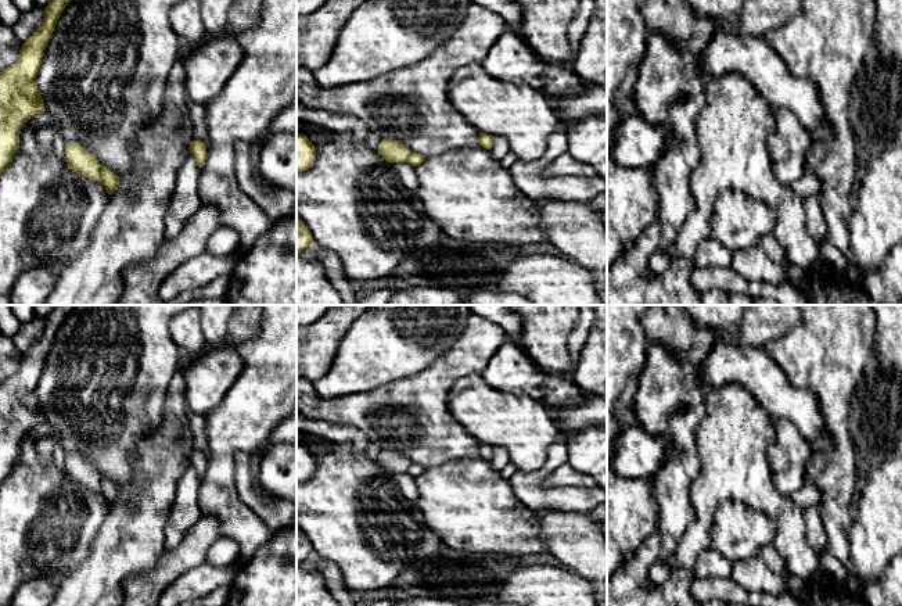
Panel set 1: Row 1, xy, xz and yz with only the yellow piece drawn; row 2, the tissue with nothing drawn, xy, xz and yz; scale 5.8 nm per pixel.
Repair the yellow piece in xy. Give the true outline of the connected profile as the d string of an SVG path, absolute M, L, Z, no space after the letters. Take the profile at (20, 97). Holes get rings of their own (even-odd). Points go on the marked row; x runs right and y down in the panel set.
M51 0L36 32L22 43L15 64L0 72L0 173L19 147L25 123L46 111L35 82L57 21L72 0Z

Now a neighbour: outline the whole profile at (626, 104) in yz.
M642 62L630 67L629 75L624 82L624 87L619 90L617 123L622 122L625 118L640 116L640 112L636 105L636 100L635 100L635 92L636 92L636 83L639 79L640 65Z

